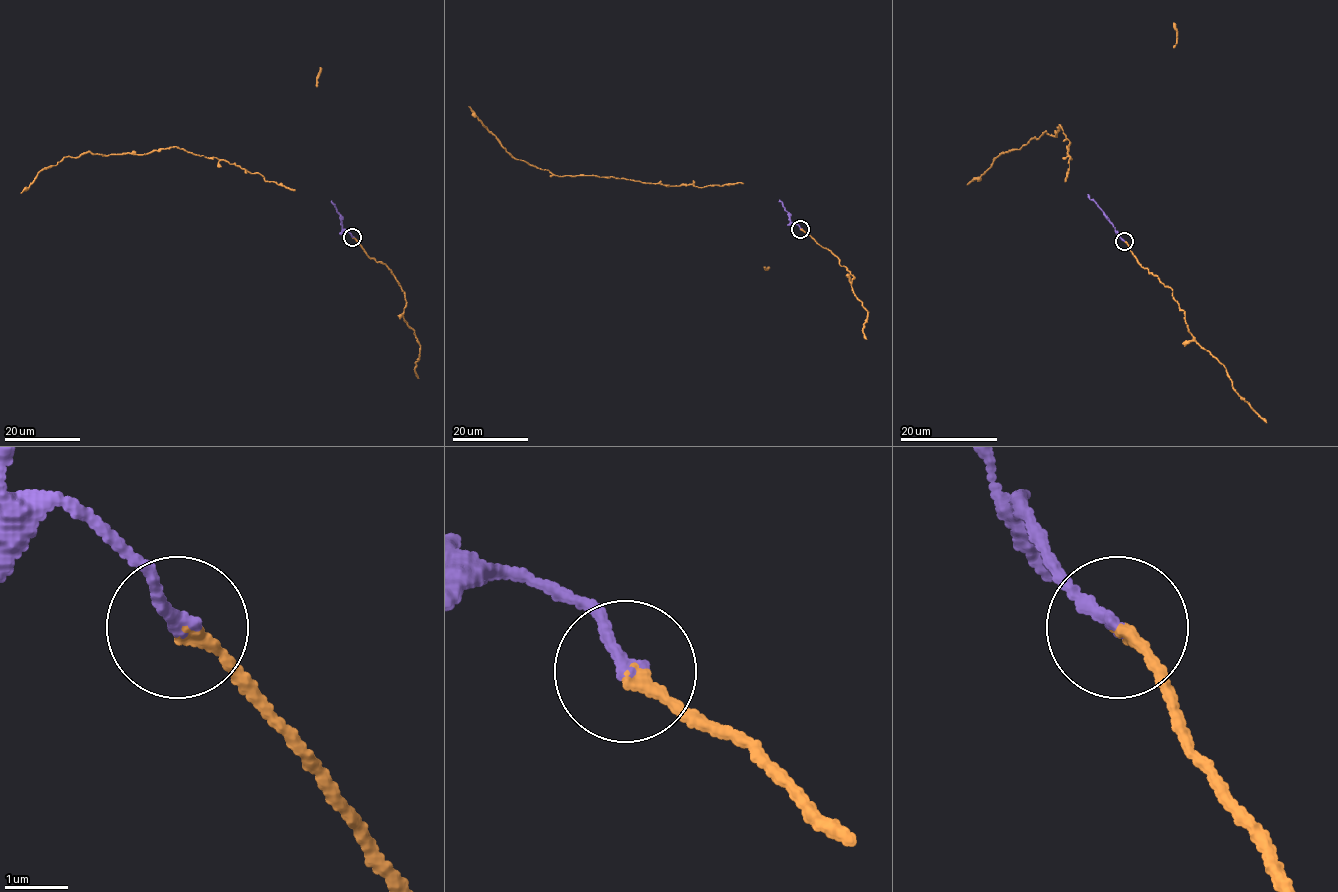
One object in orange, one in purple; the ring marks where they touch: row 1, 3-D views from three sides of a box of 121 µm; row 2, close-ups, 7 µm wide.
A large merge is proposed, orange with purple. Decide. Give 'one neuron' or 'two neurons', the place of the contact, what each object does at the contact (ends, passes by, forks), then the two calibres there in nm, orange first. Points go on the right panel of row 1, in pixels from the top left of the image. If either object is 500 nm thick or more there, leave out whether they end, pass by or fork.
one neuron; at (1124, 241); orange ends there; purple ends there; 200 nm thick on the orange side, 200 nm on the other

